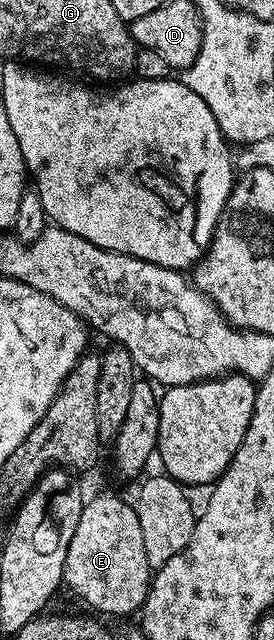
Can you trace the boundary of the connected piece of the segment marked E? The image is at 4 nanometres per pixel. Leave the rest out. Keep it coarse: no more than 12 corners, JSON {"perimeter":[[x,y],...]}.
{"perimeter":[[86,503],[65,563],[97,614],[140,613],[151,583],[137,509]]}

